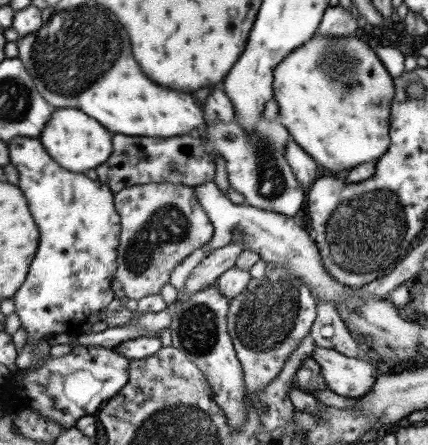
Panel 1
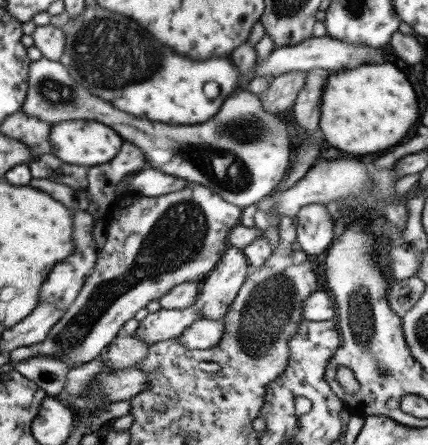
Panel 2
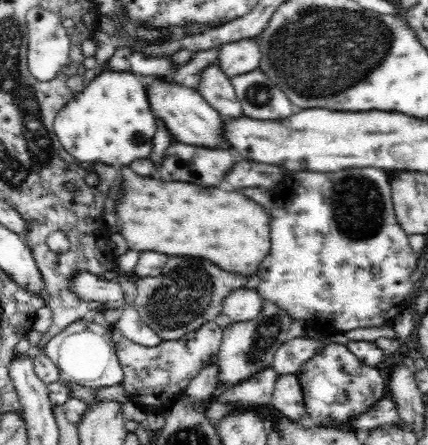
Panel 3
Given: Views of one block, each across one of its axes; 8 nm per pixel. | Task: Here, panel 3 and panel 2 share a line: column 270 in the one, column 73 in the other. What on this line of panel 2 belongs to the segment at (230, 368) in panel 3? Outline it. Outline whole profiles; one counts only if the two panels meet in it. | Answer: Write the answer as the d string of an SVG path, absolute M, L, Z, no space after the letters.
M189 182L183 190L163 194L157 198L135 196L133 202L125 208L115 208L115 214L107 220L107 242L97 250L97 262L89 278L85 280L75 302L65 310L65 314L51 326L47 338L33 346L19 346L9 352L9 362L21 362L35 356L55 356L69 364L71 368L81 366L99 358L105 348L117 338L121 326L135 316L137 310L147 308L149 302L161 300L173 286L183 282L203 280L219 262L227 250L227 236L235 224L241 220L241 208L225 202L221 196L215 196L209 188Z

